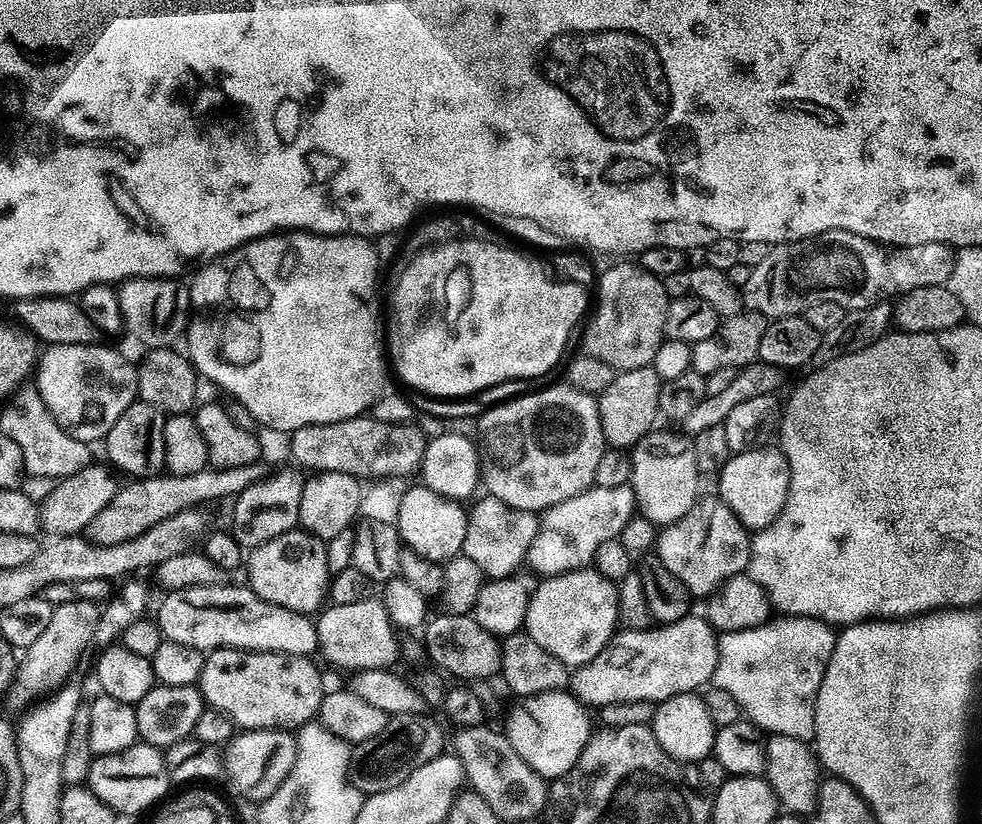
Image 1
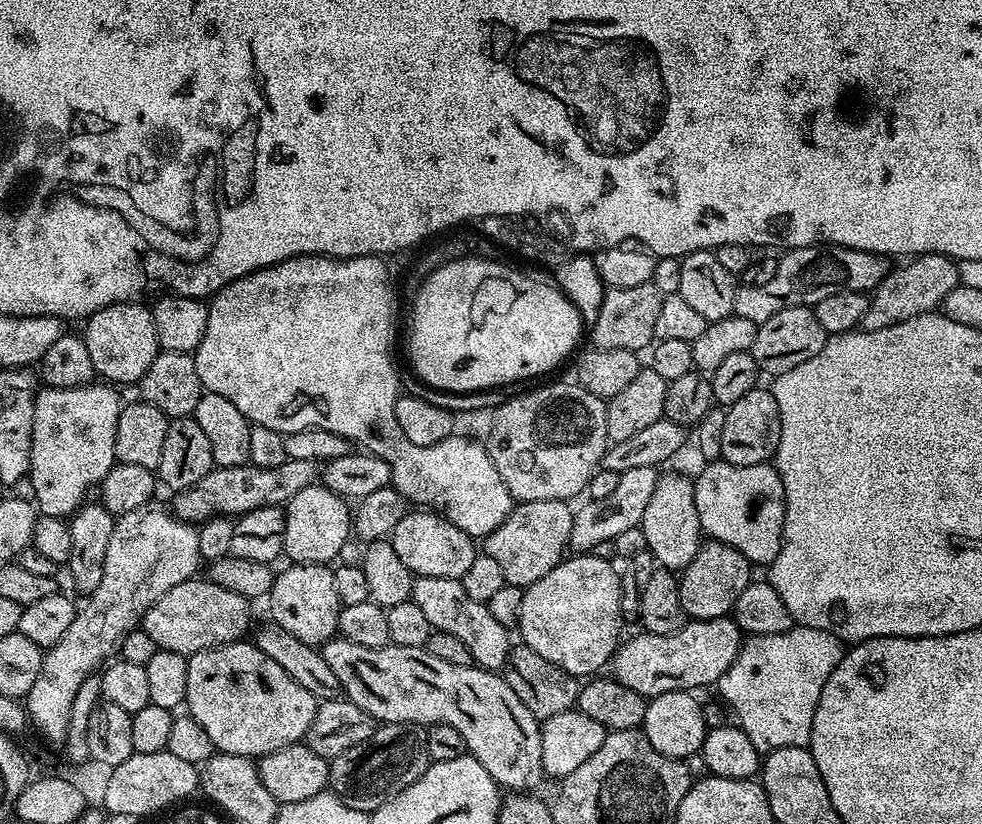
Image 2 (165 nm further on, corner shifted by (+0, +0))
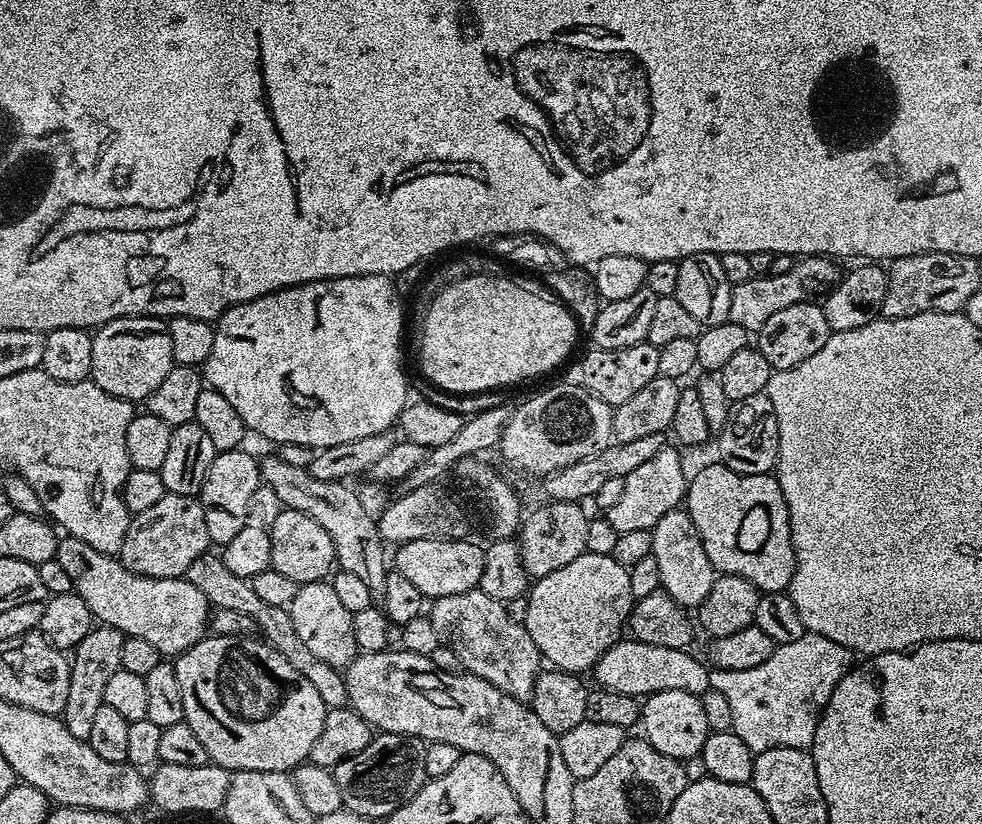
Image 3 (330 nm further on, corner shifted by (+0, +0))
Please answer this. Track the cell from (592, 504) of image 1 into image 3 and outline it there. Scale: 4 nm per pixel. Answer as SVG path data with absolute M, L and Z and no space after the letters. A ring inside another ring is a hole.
M666 446L654 454L642 466L630 470L630 474L624 477L622 494L618 497L618 502L614 506L606 509L606 518L610 526L618 533L626 530L646 530L652 531L652 527L658 522L658 518L670 514L670 510L681 507L686 500L686 489L689 477L684 476L684 460L672 449Z

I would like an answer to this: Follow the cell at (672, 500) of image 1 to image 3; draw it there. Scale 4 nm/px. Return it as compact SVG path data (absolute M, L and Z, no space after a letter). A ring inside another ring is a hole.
M678 507L670 510L652 527L652 554L658 561L658 570L662 574L660 587L663 592L670 594L674 602L689 610L699 609L701 602L710 594L717 578L717 571L713 568L710 558L706 558L706 550L690 514Z

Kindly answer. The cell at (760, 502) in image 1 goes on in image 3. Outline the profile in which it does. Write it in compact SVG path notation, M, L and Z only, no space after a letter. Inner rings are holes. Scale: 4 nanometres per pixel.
M723 462L708 464L689 479L686 511L717 573L746 578L761 593L782 592L794 578L796 555L790 514L779 482L772 474L738 474Z

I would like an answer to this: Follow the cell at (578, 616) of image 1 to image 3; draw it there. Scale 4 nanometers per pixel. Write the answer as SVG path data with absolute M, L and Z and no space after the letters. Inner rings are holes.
M590 551L583 552L574 558L574 562L562 566L562 570L554 570L554 574L539 577L531 585L527 598L523 626L530 638L534 638L534 646L538 646L541 657L547 663L549 660L553 669L573 674L584 674L587 668L588 671L595 669L598 658L602 658L602 654L606 654L606 650L610 650L610 646L621 639L634 603L628 569L618 566L612 555L603 556Z

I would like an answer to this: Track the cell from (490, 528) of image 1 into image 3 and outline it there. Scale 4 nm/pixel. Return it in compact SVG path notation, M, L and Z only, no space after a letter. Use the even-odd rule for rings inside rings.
M554 500L541 505L541 508L534 509L529 516L527 513L523 517L518 533L522 566L532 578L554 574L554 570L562 570L562 566L574 562L574 558L588 551L586 526L590 516L580 509L579 503L570 500Z

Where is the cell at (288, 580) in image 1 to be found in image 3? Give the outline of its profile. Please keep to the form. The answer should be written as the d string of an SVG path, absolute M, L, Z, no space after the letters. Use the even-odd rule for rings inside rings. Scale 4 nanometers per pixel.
M319 580L299 585L294 602L287 609L290 618L294 618L294 630L298 630L298 638L302 638L302 643L316 657L322 658L322 662L330 662L330 666L343 670L358 655L354 642L353 612L342 606L342 601L334 595L331 583Z

